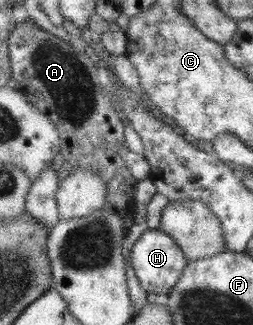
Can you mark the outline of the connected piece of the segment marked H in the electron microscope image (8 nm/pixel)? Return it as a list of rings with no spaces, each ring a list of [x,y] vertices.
[[[148,228],[143,232],[140,240],[134,243],[131,250],[131,260],[144,290],[156,298],[164,298],[171,293],[190,262],[176,239],[160,228]]]

